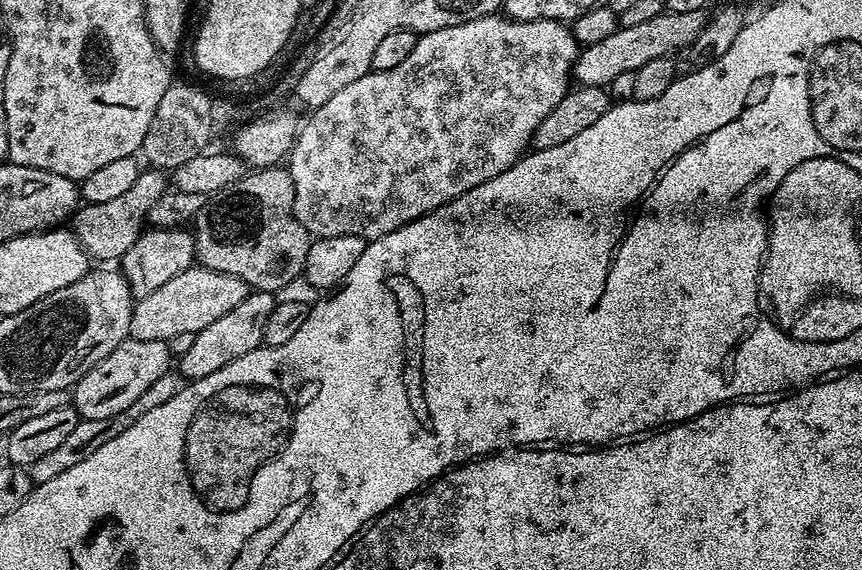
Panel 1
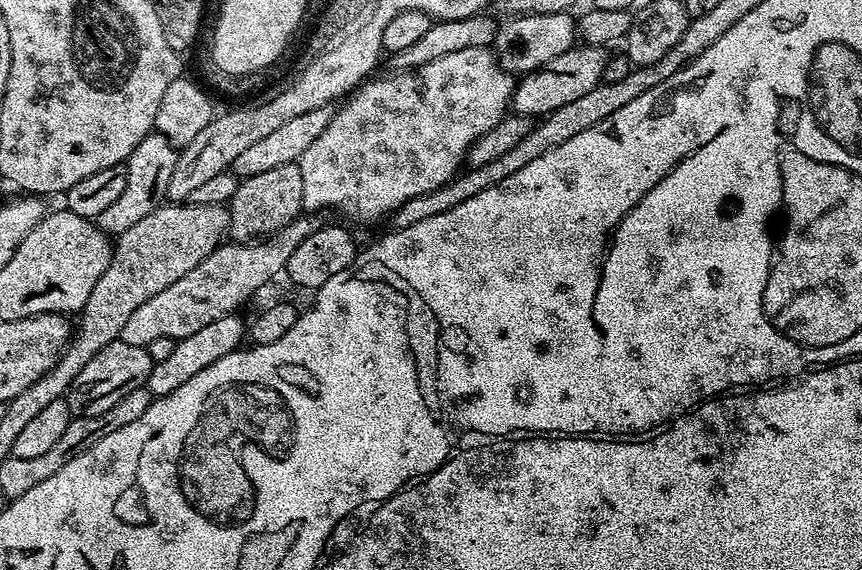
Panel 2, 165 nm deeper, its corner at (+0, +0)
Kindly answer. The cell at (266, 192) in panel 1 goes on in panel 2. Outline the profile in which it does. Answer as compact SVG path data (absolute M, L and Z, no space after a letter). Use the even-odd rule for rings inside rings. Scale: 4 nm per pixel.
M299 163L278 166L262 174L246 176L240 180L234 198L228 201L228 232L236 242L255 242L283 230L304 208L302 198L302 170Z

